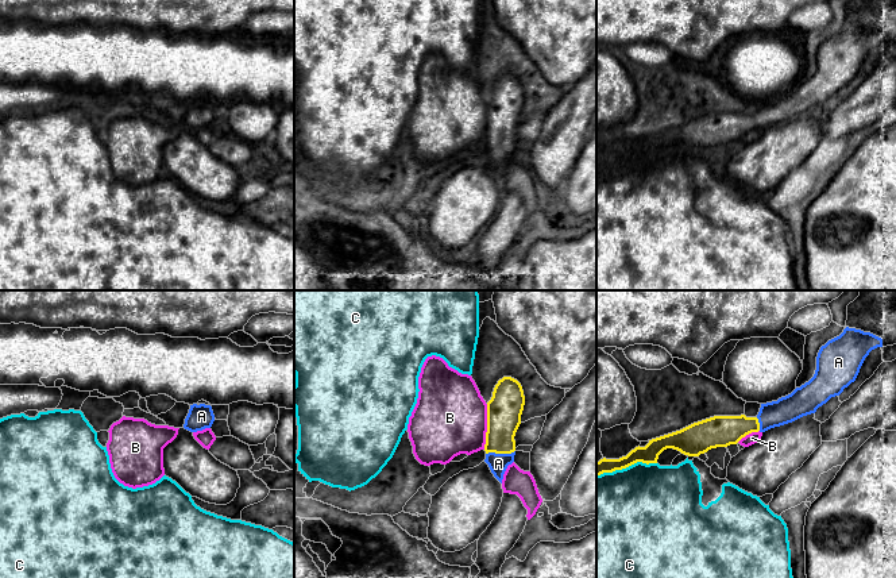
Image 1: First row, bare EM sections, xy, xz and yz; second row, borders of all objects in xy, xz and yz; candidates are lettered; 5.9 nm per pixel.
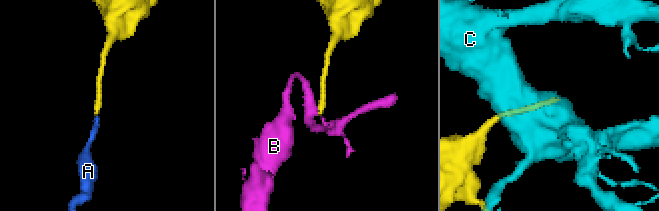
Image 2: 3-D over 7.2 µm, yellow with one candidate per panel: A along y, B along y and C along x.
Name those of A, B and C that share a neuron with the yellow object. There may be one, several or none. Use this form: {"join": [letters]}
{"join": ["A"]}

